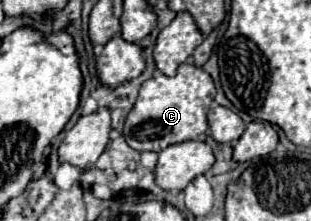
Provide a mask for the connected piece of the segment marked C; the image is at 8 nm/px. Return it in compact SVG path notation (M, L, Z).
M183 63L177 69L175 77L167 77L163 73L155 73L149 81L145 81L139 89L139 97L125 117L123 137L129 147L135 151L163 151L169 145L193 141L207 131L207 111L215 97L215 85L209 73L203 69Z

